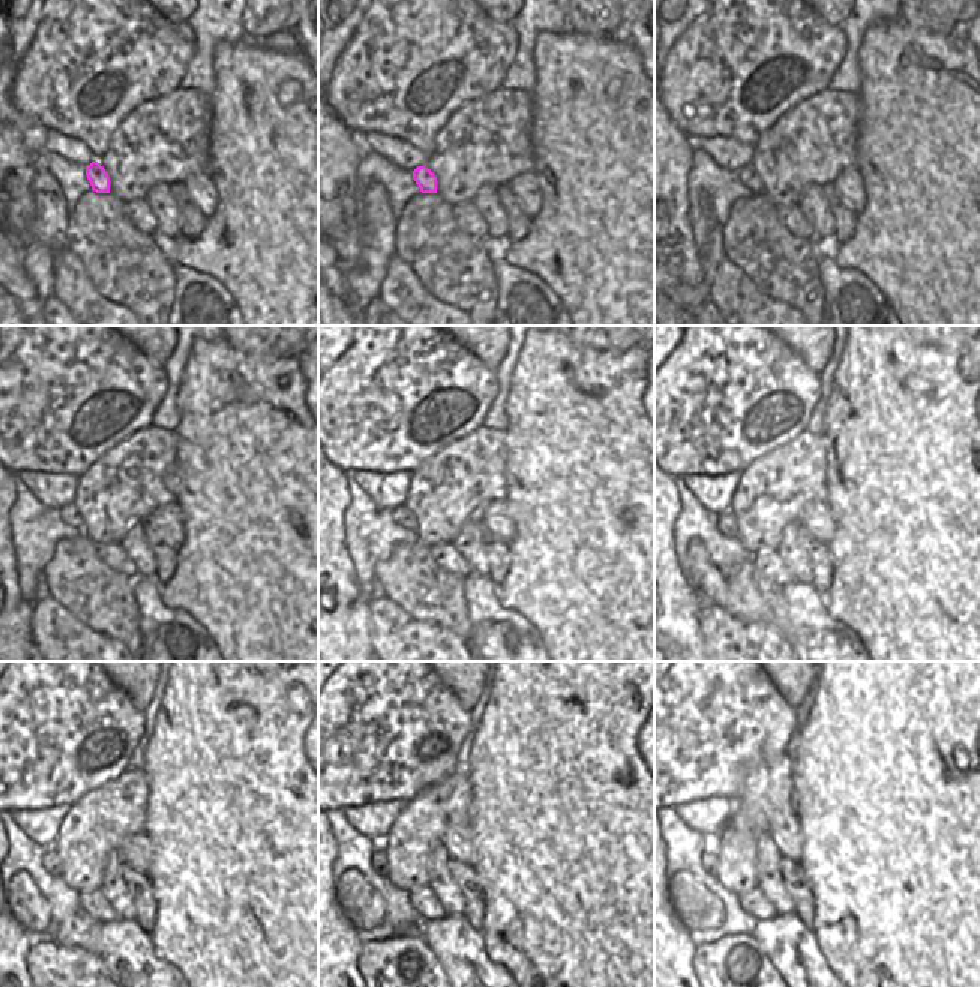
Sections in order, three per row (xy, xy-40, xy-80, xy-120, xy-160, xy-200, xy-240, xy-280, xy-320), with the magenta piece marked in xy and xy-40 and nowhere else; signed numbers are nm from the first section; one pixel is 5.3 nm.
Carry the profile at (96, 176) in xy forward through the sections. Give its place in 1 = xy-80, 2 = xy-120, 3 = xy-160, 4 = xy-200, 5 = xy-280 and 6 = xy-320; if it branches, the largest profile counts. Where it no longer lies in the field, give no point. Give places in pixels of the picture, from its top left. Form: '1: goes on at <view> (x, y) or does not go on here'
1: goes on at xy-80 (748, 177)
2: goes on at xy-120 (69, 515)
3: goes on at xy-160 (402, 516)
4: goes on at xy-200 (727, 525)
5: goes on at xy-280 (378, 863)
6: goes on at xy-320 (710, 861)

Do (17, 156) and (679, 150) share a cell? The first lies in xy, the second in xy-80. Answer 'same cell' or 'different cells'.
same cell

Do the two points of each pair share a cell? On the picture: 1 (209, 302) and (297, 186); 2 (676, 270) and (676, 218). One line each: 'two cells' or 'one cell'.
1: two cells
2: one cell

